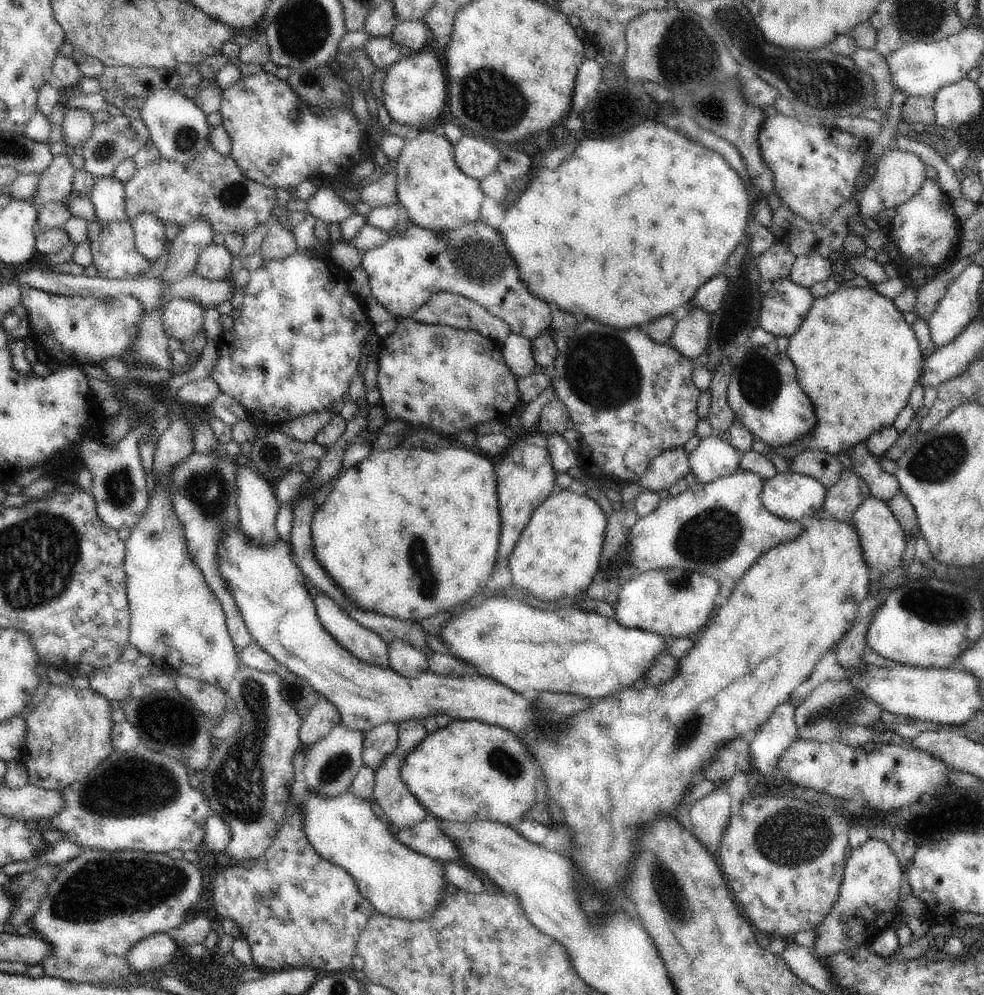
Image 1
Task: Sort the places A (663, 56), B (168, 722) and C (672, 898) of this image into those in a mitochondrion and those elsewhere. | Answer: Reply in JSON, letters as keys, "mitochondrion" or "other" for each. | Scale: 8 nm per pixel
{"A":"mitochondrion","B":"mitochondrion","C":"mitochondrion"}

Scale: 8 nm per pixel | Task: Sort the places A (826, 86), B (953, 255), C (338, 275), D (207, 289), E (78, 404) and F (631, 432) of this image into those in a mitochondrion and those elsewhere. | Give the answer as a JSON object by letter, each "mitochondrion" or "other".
{"A":"mitochondrion","B":"other","C":"other","D":"other","E":"other","F":"other"}

